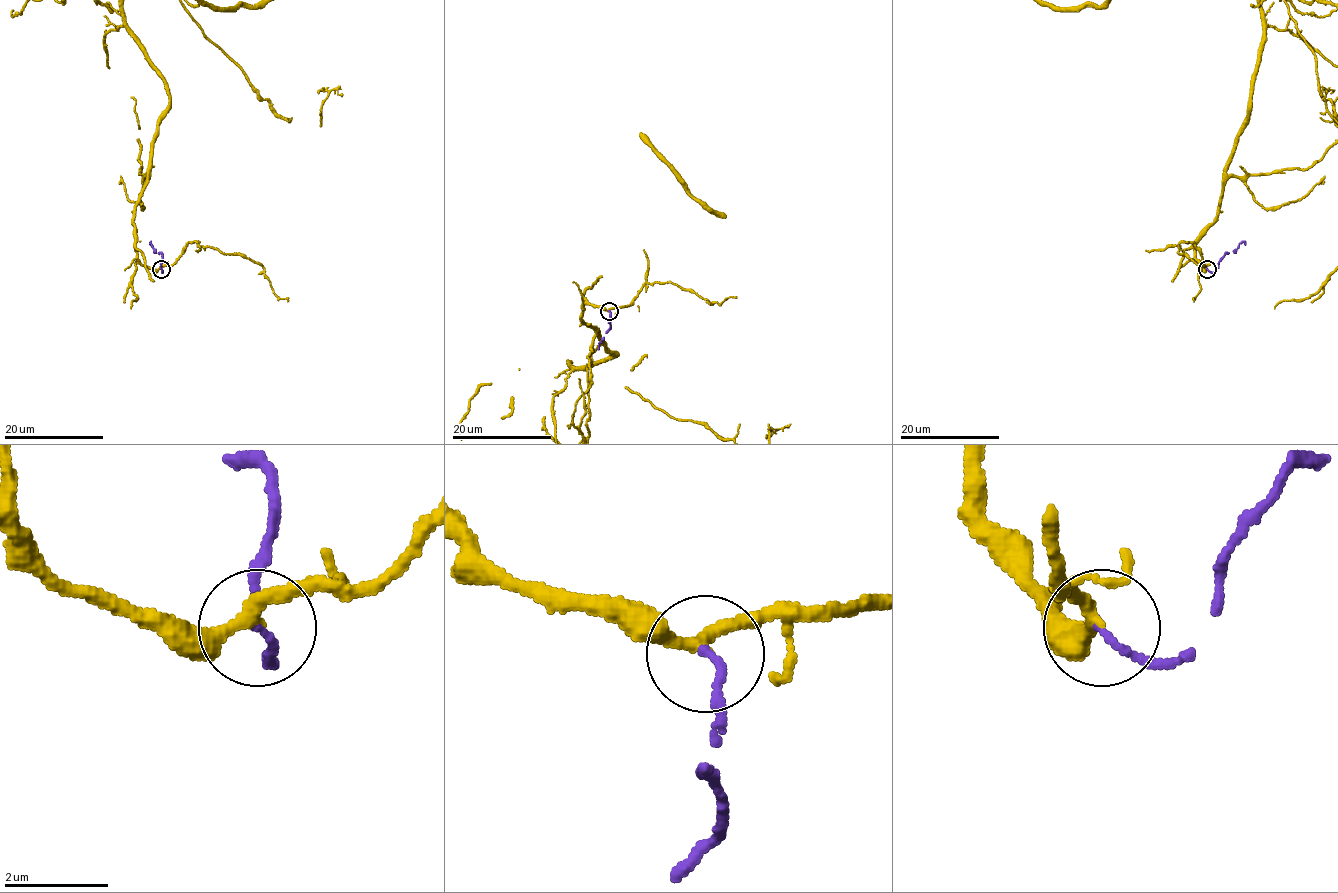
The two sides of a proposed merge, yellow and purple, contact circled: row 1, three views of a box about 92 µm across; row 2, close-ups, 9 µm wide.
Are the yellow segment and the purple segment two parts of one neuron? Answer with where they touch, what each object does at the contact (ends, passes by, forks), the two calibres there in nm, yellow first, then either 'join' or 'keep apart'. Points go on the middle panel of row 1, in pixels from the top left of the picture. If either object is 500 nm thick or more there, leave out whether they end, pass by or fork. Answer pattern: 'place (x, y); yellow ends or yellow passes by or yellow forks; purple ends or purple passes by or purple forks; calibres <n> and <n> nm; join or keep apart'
place (609, 311); yellow passes by; purple ends; calibres 240 and 150 nm; join

